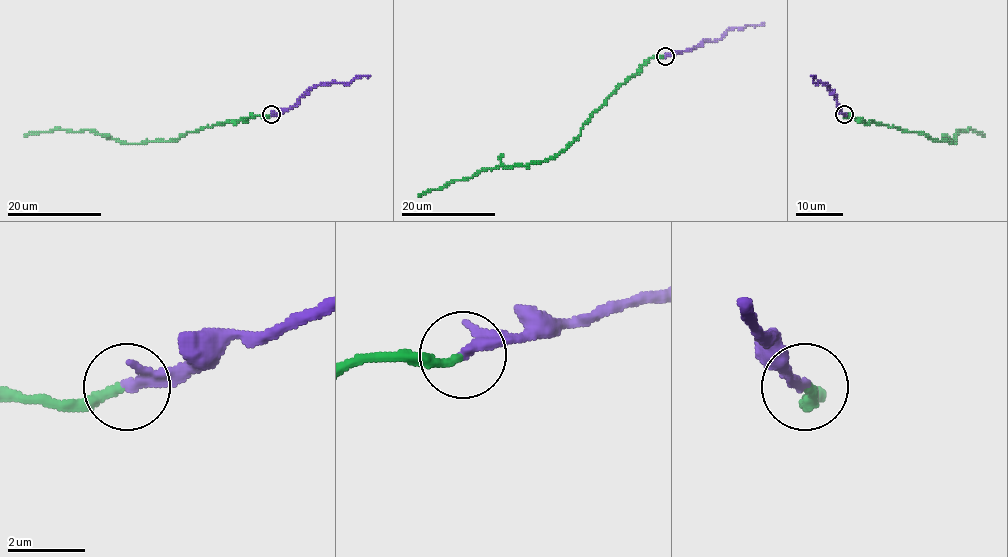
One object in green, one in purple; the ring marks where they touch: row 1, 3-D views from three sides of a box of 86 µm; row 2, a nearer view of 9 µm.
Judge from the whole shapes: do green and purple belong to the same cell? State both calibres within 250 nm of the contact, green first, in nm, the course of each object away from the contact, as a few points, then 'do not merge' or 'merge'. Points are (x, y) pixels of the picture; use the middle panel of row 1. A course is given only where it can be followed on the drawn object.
220/320 nm | green via (666, 56), (652, 57), (645, 63), (592, 115), (580, 135), (553, 157), (479, 170), (468, 178), (418, 196) | purple via (666, 56), (719, 40), (734, 28), (763, 23) | merge

